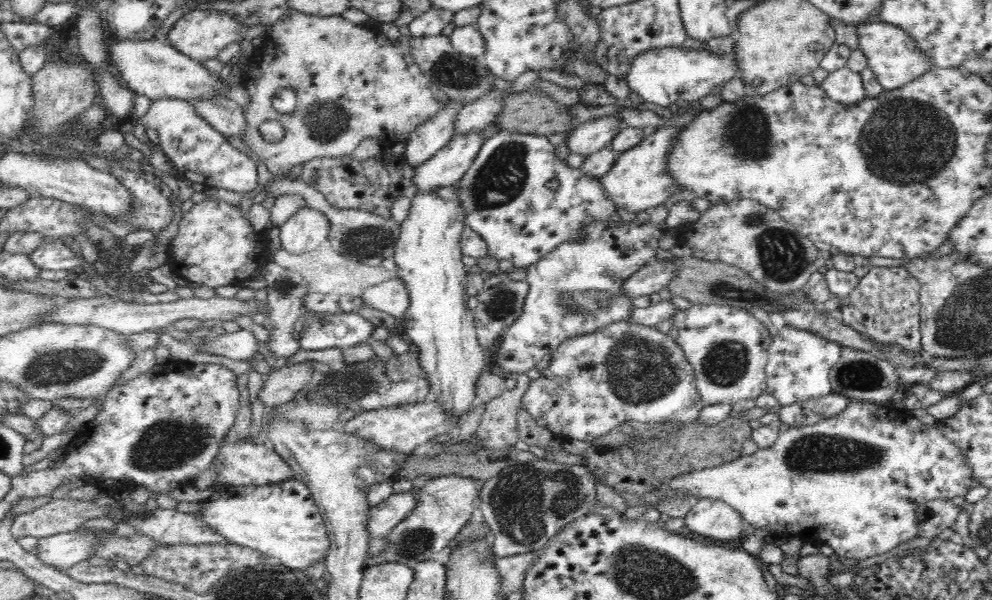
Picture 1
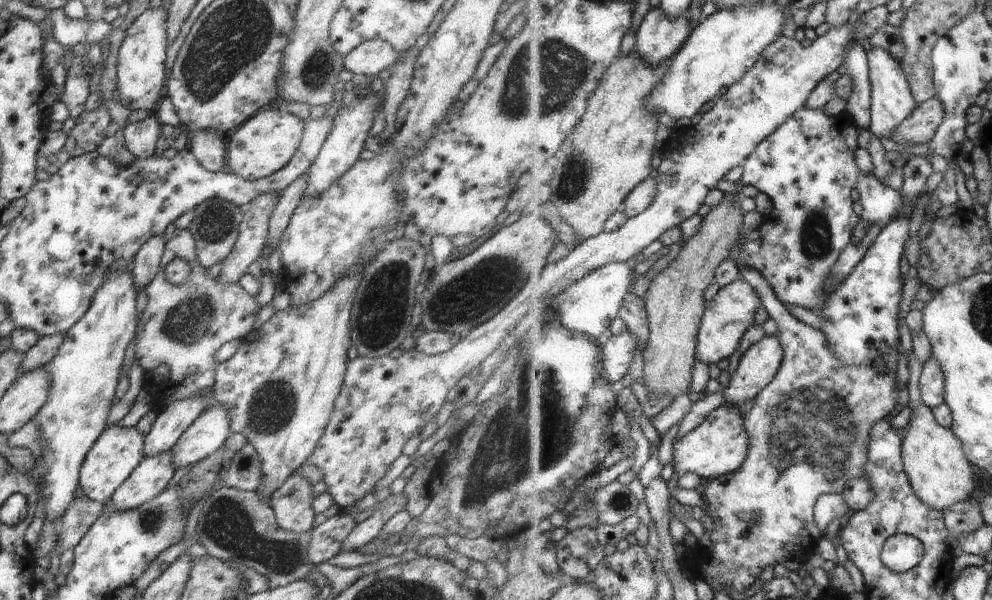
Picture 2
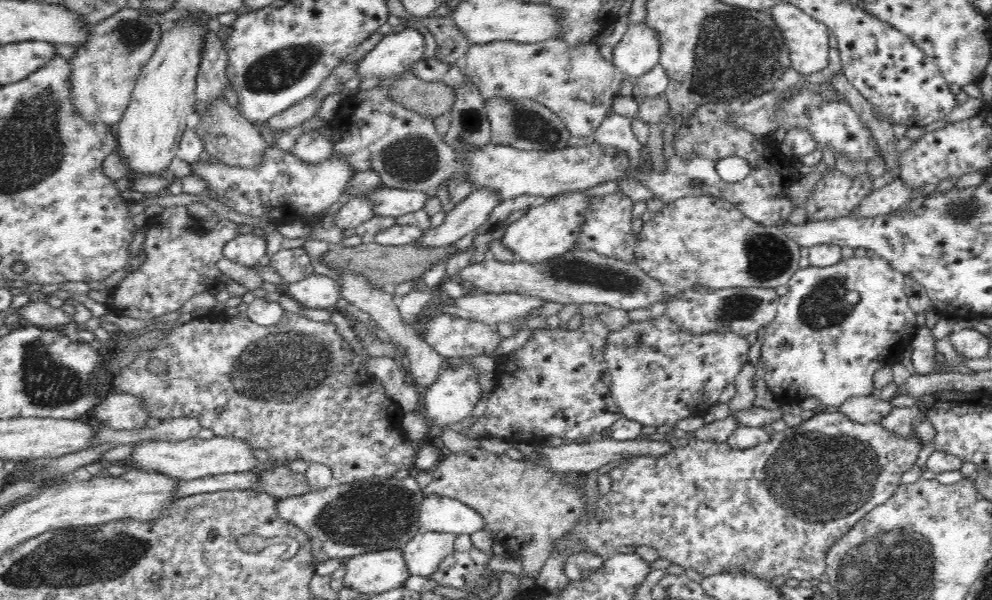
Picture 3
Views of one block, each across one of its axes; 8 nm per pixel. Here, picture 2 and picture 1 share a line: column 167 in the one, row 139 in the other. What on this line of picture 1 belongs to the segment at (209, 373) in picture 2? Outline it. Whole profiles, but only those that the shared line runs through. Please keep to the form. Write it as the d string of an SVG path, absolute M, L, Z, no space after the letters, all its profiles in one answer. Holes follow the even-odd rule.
M288 9L272 26L268 27L268 32L265 35L266 41L262 46L255 50L248 59L248 70L242 75L242 84L248 90L250 95L250 104L244 107L244 119L246 119L245 134L240 136L240 139L251 147L252 151L258 155L260 160L266 164L270 173L273 175L286 175L296 165L303 165L306 162L315 160L316 158L340 158L349 156L356 151L356 148L370 138L376 138L384 150L389 150L394 144L402 143L406 140L407 135L410 135L417 126L426 122L432 115L435 115L439 110L442 110L449 102L449 96L440 90L430 78L425 75L421 66L412 58L410 49L407 43L401 43L396 39L386 37L381 31L365 28L363 25L357 25L350 20L341 17L341 15L332 15L321 17L320 15L311 15L300 12L294 9ZM289 88L296 93L297 104L294 110L290 113L283 114L272 107L272 98L278 90ZM266 120L275 120L284 128L284 138L280 142L267 142L261 133L258 126Z

